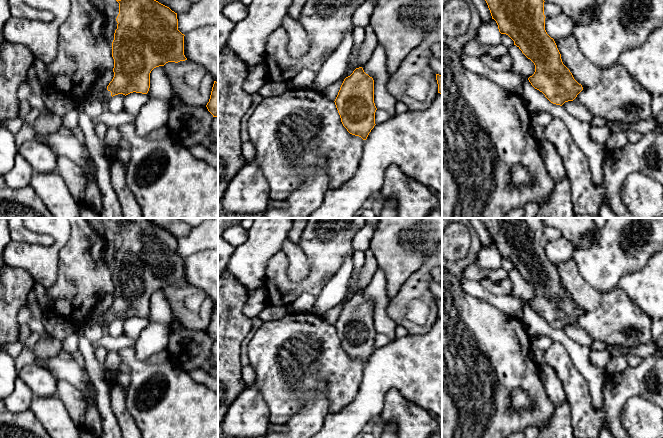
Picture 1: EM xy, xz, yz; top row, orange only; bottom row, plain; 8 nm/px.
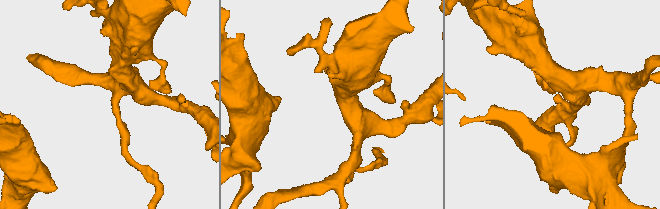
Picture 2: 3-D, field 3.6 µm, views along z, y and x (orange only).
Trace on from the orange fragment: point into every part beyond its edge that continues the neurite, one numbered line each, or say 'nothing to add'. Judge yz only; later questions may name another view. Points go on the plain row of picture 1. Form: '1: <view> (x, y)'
nothing to add

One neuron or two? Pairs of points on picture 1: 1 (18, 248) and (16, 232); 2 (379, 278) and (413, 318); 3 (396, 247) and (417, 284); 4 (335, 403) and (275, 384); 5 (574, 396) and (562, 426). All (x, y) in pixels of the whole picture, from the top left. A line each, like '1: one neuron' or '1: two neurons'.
1: two neurons
2: two neurons
3: two neurons
4: one neuron
5: two neurons

